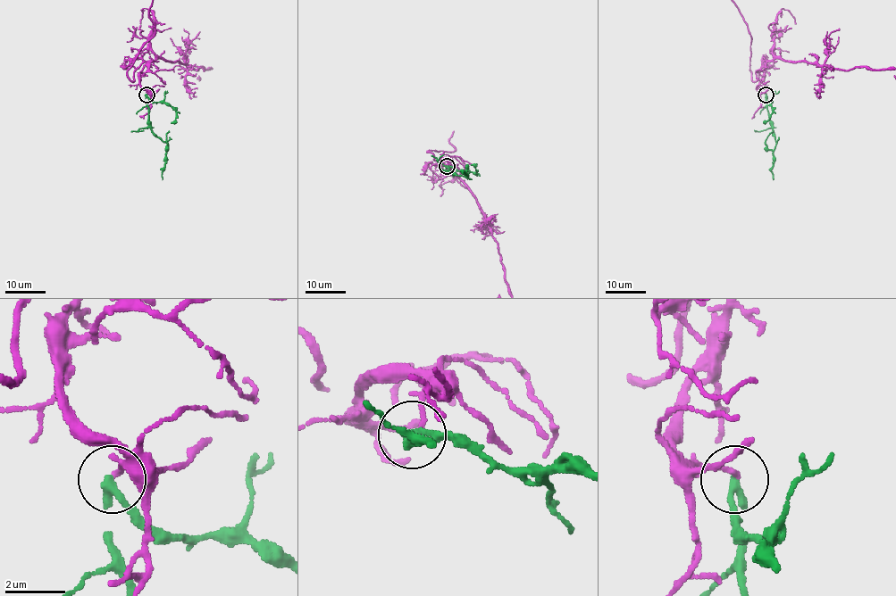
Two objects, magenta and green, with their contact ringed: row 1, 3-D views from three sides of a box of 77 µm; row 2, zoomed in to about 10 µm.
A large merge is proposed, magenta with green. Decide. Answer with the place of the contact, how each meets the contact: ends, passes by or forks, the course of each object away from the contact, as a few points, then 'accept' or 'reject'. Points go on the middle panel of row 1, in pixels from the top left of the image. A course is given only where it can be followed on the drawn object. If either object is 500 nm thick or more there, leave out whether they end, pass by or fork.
at (447, 166); magenta ends there; green ends there; green runs (446, 166), (457, 175), (468, 176), (462, 173); reject

